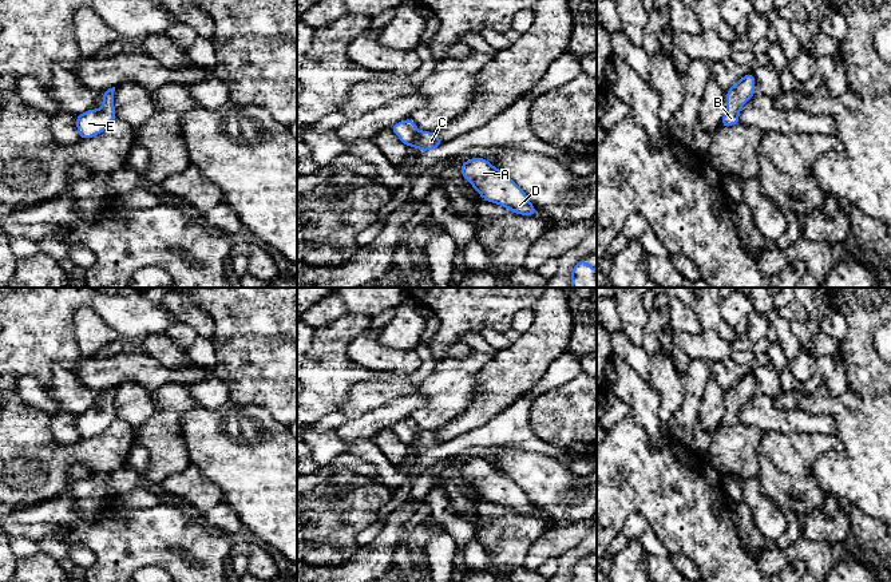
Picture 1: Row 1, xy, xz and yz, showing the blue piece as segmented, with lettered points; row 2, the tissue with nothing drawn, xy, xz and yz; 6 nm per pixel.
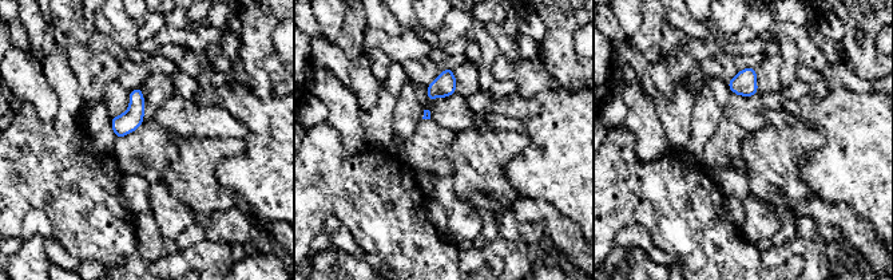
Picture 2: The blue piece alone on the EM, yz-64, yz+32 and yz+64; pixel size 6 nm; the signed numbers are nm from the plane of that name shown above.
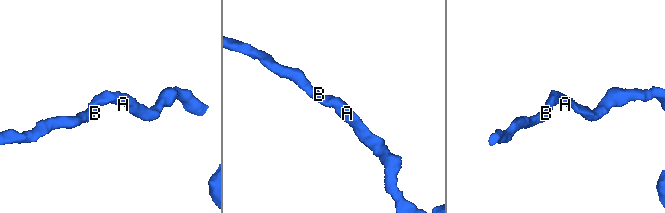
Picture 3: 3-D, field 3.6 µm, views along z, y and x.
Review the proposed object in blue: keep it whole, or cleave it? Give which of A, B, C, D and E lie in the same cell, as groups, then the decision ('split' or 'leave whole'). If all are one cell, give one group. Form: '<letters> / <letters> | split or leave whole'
A B C D E | leave whole

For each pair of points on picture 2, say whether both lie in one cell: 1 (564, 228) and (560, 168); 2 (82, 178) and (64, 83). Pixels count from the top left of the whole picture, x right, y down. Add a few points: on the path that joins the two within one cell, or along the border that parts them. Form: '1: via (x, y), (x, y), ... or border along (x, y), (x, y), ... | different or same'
1: border along (536, 200), (544, 200), (551, 204), (579, 228) | different
2: via (67, 154), (67, 107) | same

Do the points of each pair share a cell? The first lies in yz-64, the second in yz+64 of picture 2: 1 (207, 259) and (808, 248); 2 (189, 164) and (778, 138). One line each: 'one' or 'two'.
1: one
2: one

